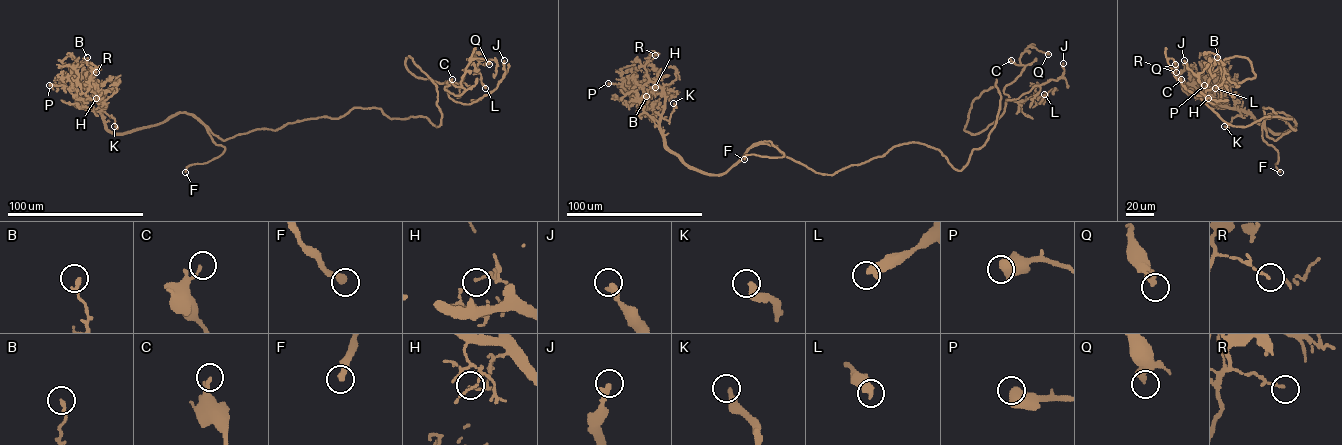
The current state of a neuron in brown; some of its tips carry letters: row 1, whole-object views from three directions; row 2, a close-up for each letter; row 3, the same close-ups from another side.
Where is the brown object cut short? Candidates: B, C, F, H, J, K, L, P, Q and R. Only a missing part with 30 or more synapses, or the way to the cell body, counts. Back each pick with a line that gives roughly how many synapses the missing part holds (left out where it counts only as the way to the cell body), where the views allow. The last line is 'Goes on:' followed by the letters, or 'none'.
Goes on: F

